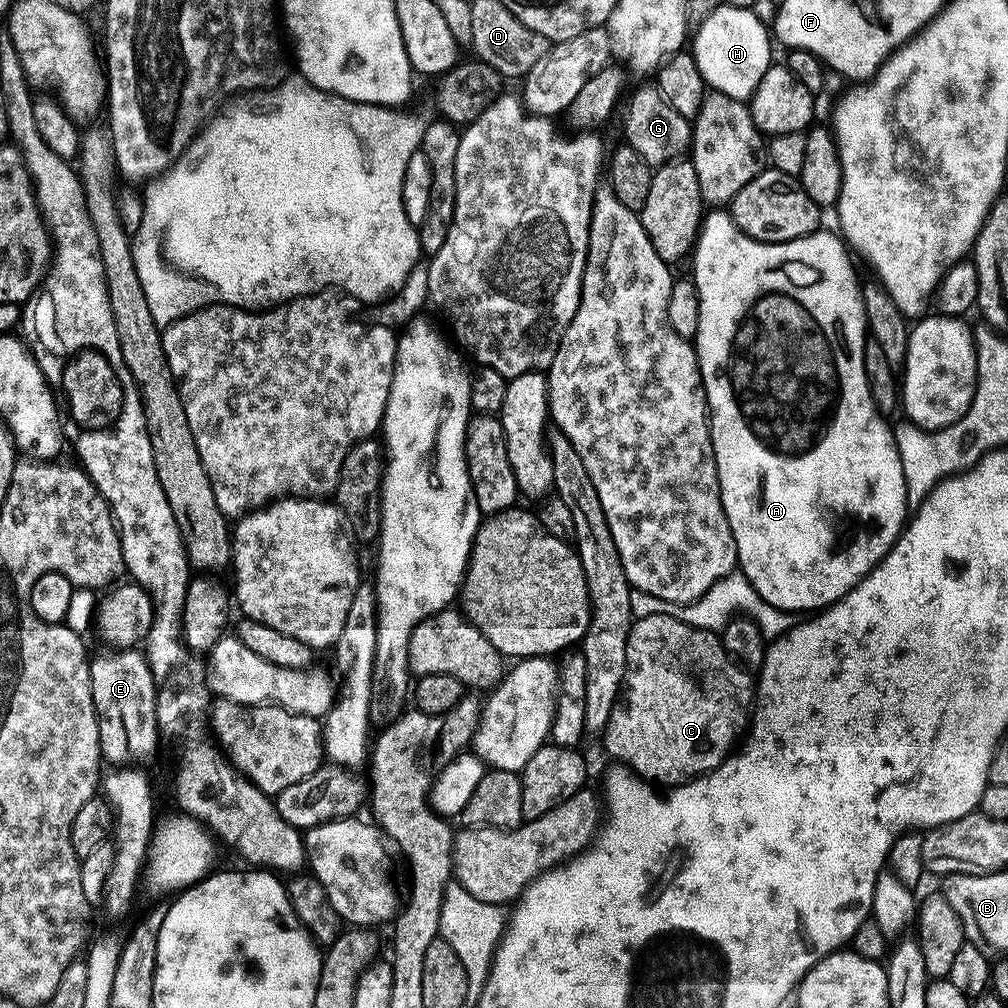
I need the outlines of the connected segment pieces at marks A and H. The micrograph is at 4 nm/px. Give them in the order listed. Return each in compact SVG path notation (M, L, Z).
M712 210L705 215L700 225L700 234L690 256L690 276L700 299L698 330L694 337L696 365L700 367L704 399L710 413L720 501L734 534L738 568L752 583L754 590L758 590L762 599L770 602L770 606L793 614L812 614L841 600L853 586L871 574L880 559L891 550L910 516L906 478L902 474L902 462L893 433L889 429L887 432L884 428L872 428L878 413L872 403L872 391L864 369L866 321L862 284L856 281L856 272L852 269L851 258L844 253L843 242L834 233L824 231L814 231L804 237L802 242L763 244L741 232L727 211Z
M721 3L719 8L714 9L705 20L695 29L696 41L690 44L690 51L696 58L696 65L702 74L705 85L709 89L719 90L726 93L735 100L751 101L752 92L762 82L762 74L773 63L772 48L768 45L770 42L770 32L762 21L756 17L755 11L747 8L731 8L728 3Z

